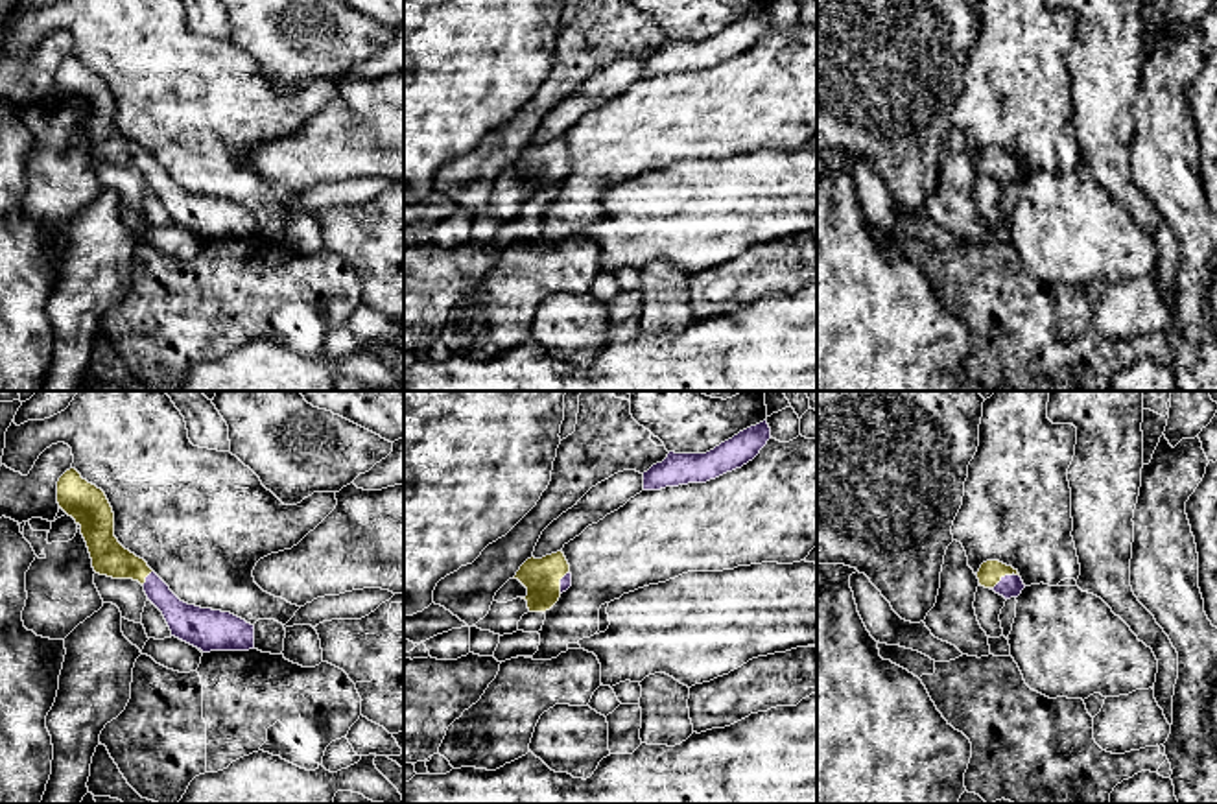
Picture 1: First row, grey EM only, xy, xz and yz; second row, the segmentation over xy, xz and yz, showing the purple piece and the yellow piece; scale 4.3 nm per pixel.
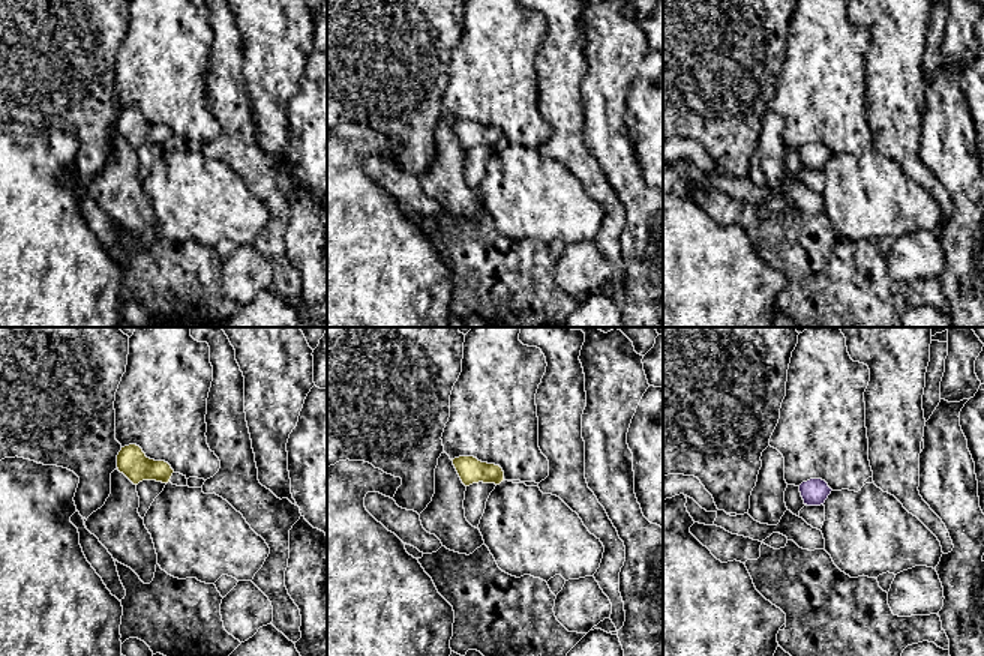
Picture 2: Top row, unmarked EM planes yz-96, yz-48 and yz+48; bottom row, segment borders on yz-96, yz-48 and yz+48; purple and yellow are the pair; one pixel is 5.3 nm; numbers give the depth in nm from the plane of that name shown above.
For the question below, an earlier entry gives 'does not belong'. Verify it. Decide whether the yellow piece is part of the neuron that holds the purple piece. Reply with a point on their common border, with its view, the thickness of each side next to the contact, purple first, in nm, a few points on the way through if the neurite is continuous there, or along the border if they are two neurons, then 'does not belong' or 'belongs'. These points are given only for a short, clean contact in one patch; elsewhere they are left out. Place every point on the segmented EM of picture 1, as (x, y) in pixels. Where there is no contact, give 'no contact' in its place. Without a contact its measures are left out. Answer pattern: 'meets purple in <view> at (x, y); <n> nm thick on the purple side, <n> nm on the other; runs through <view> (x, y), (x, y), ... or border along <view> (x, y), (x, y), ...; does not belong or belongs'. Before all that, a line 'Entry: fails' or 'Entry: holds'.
Entry: fails
meets purple in yz at (1004, 578); 100 nm thick on the purple side, 110 nm on the other; runs through yz (1009, 587), (1004, 578), (991, 572); belongs

